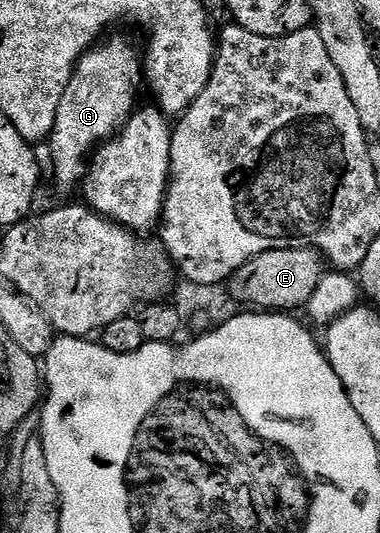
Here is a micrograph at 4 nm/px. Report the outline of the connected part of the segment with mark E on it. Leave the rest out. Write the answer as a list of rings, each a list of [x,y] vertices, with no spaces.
[[[310,247],[273,249],[245,261],[241,269],[231,274],[225,290],[231,294],[233,302],[244,303],[247,309],[255,308],[263,313],[295,313],[298,307],[299,310],[306,308],[309,297],[313,297],[317,285],[321,285],[324,274],[324,256]]]

